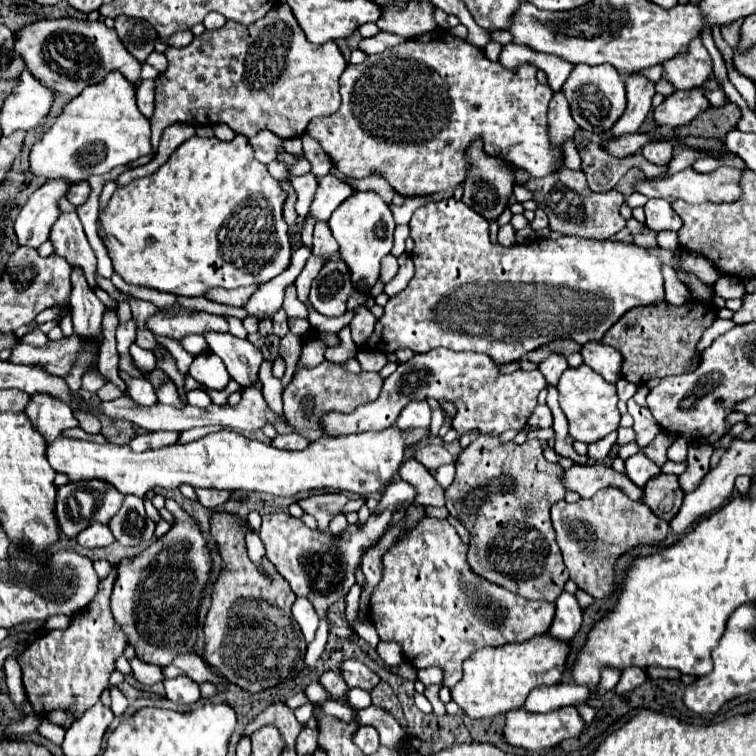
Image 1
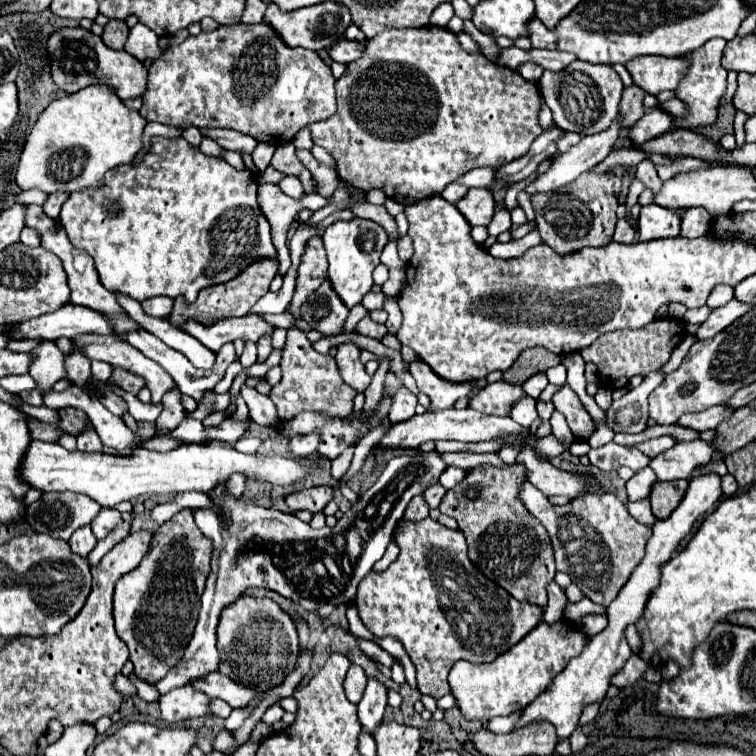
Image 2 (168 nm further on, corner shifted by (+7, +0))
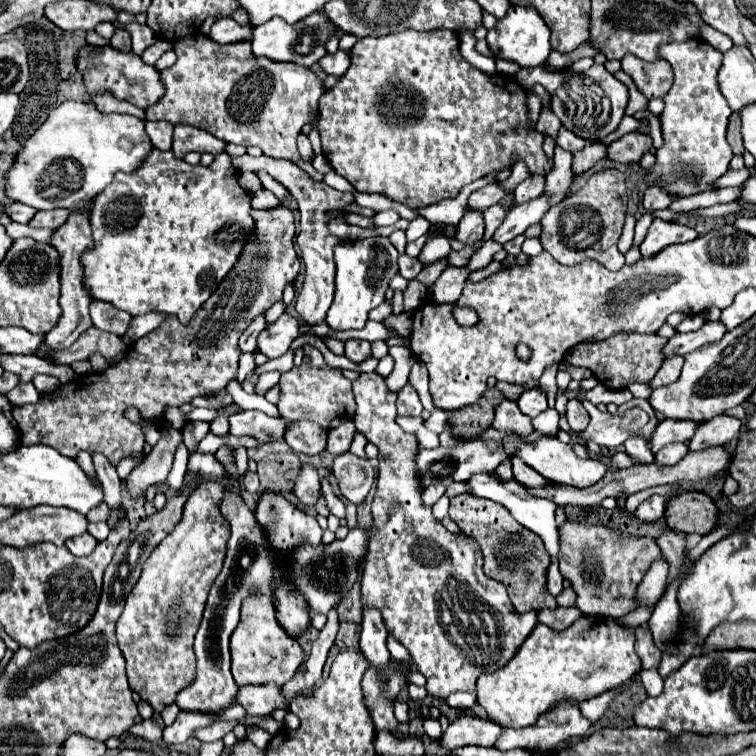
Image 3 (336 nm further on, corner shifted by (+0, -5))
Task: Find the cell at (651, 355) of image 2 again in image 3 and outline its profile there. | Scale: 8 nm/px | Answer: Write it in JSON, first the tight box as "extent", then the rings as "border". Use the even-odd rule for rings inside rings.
{"extent":[565,334,667,390],"border":[[[615,334],[607,340],[599,340],[593,344],[577,344],[575,350],[571,350],[565,360],[573,366],[583,366],[593,372],[593,376],[607,388],[623,390],[631,382],[649,382],[657,370],[663,364],[661,348],[667,344],[667,338],[661,338],[659,334]]]}

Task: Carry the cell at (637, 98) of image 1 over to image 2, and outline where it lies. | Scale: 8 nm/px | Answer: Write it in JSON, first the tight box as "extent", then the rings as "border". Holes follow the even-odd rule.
{"extent":[526,115,622,195],"border":[[[622,115],[614,119],[608,131],[602,131],[600,135],[586,135],[576,147],[572,147],[566,153],[560,153],[554,159],[552,167],[526,187],[526,193],[528,195],[532,195],[534,191],[544,193],[572,183],[580,173],[588,171],[590,167],[598,165],[608,157],[620,131],[622,131]]]}

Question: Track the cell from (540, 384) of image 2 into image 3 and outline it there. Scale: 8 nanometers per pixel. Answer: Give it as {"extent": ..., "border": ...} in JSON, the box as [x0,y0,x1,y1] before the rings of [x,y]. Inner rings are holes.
{"extent":[517,388,547,418],"border":[[[539,388],[523,392],[523,396],[517,400],[517,404],[519,404],[519,410],[531,418],[535,418],[543,410],[547,410],[547,398]]]}

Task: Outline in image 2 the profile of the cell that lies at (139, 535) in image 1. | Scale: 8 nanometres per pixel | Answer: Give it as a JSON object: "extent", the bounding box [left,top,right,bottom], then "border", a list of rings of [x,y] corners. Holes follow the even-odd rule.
{"extent":[90,507,124,539],"border":[[[104,507],[100,513],[98,513],[98,517],[90,523],[90,527],[92,527],[92,531],[94,531],[94,535],[98,537],[98,539],[104,539],[116,525],[120,525],[124,519],[122,519],[122,513],[120,511],[116,511],[116,509],[112,509],[112,507]]]}

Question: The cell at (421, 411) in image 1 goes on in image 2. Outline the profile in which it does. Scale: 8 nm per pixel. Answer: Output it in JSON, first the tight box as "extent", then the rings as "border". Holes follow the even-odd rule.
{"extent":[388,387,418,423],"border":[[[402,387],[396,393],[396,397],[392,399],[392,409],[390,409],[390,415],[388,415],[390,423],[400,423],[400,421],[406,421],[406,419],[414,417],[416,415],[416,405],[418,405],[416,395],[410,393],[406,387]]]}

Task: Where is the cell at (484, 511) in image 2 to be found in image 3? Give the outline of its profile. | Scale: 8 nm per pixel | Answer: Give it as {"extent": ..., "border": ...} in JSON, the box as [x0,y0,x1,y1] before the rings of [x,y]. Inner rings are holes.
{"extent":[449,494,557,612],"border":[[[461,494],[451,498],[449,516],[461,528],[463,534],[475,538],[475,542],[481,546],[485,574],[505,584],[517,612],[539,612],[543,608],[557,608],[555,598],[547,592],[545,578],[551,558],[539,536],[535,536],[535,532],[523,528],[501,504],[473,494]]]}

